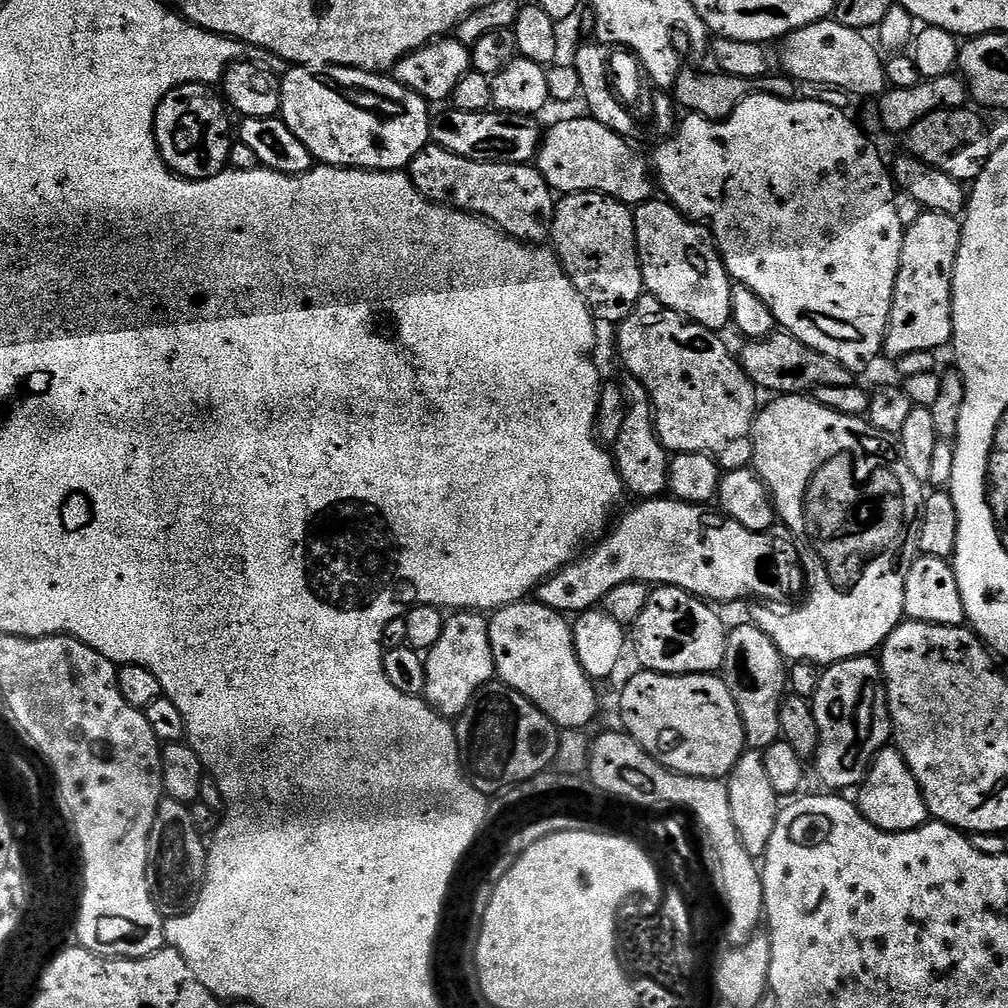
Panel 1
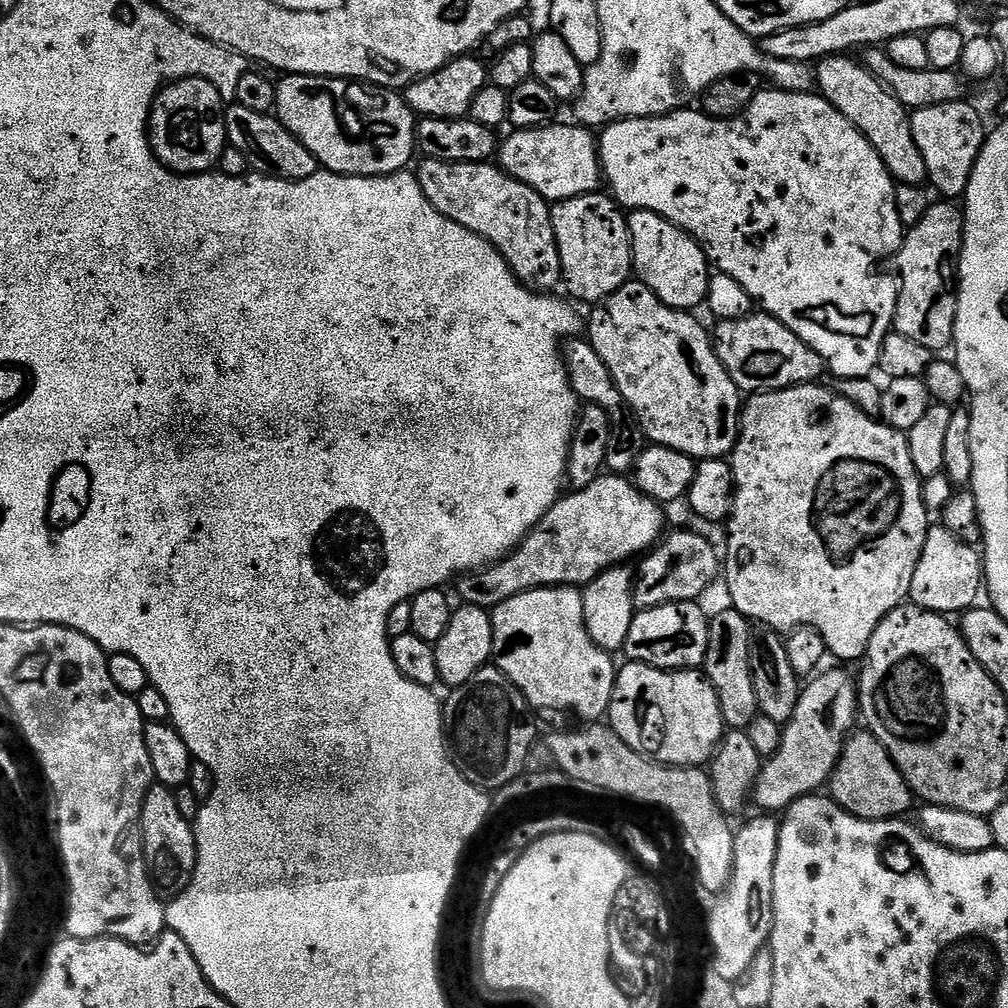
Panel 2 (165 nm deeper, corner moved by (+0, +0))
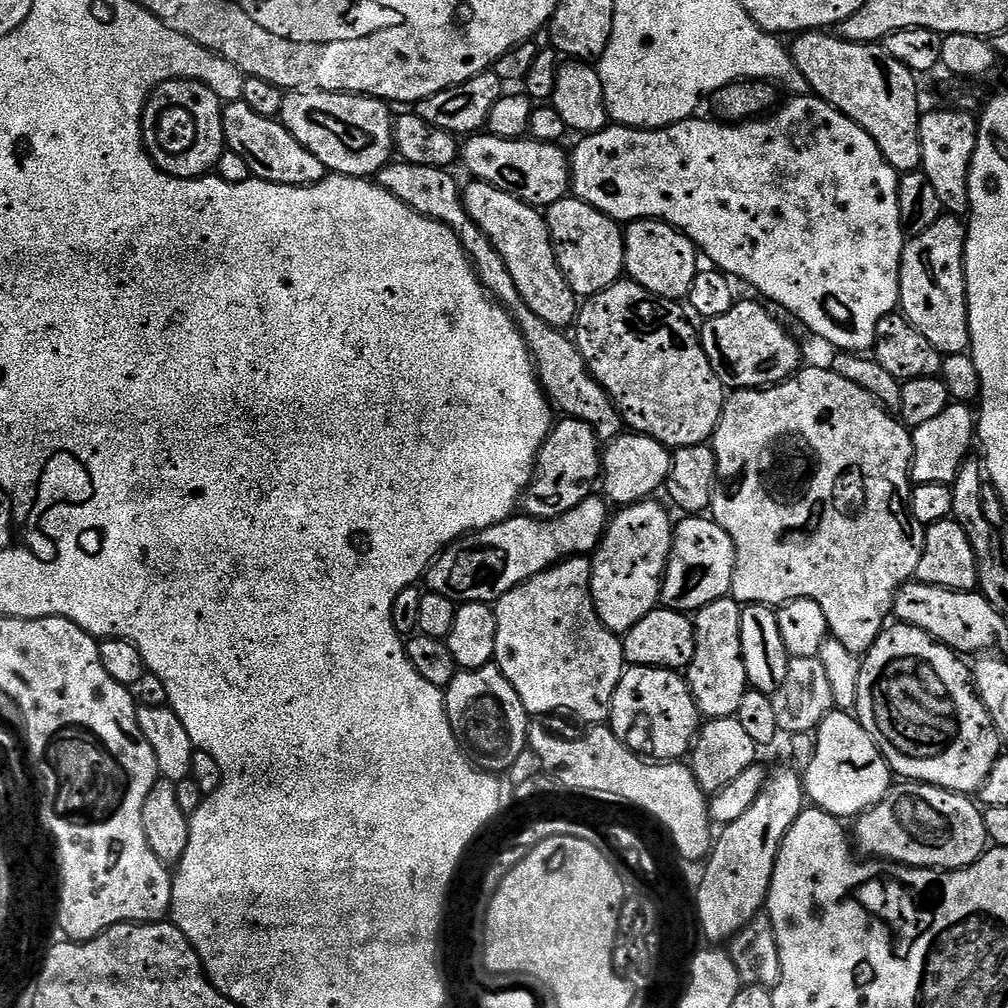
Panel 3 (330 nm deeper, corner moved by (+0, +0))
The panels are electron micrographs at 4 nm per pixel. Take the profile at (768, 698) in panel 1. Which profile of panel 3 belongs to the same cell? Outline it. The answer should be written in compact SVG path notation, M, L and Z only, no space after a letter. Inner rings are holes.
M731 595L722 597L718 602L710 602L710 606L701 608L694 616L694 658L688 663L686 679L688 688L692 691L692 697L696 703L697 713L708 720L733 719L741 704L742 698L748 693L748 679L746 678L746 662L742 658L742 605L733 600Z

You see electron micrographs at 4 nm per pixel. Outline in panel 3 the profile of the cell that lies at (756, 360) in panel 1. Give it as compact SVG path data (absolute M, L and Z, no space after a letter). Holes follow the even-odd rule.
M741 299L726 314L699 325L700 345L710 362L710 370L728 390L771 388L795 376L801 367L800 348L783 326L763 308L763 303Z

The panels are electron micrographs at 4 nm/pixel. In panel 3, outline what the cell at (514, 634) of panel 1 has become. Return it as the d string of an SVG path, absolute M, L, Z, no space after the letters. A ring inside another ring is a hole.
M587 555L574 556L570 560L564 560L560 564L554 564L542 574L522 582L514 590L510 590L494 605L496 614L496 655L494 662L502 670L502 674L514 686L518 698L522 698L522 706L528 713L536 718L544 718L547 712L573 712L580 720L585 720L588 726L600 726L612 715L612 699L614 690L618 690L618 682L622 678L626 661L624 659L624 642L617 633L611 632L598 618L598 610L592 601L592 561Z

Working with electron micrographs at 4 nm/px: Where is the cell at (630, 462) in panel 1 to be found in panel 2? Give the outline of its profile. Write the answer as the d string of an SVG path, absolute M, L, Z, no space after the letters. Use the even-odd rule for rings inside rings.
M572 338L563 345L564 368L568 371L568 381L581 401L606 410L612 423L612 437L606 448L606 468L612 474L628 474L633 471L638 458L644 453L646 437L636 423L629 407L625 404L606 362L598 358L592 345L584 338Z

